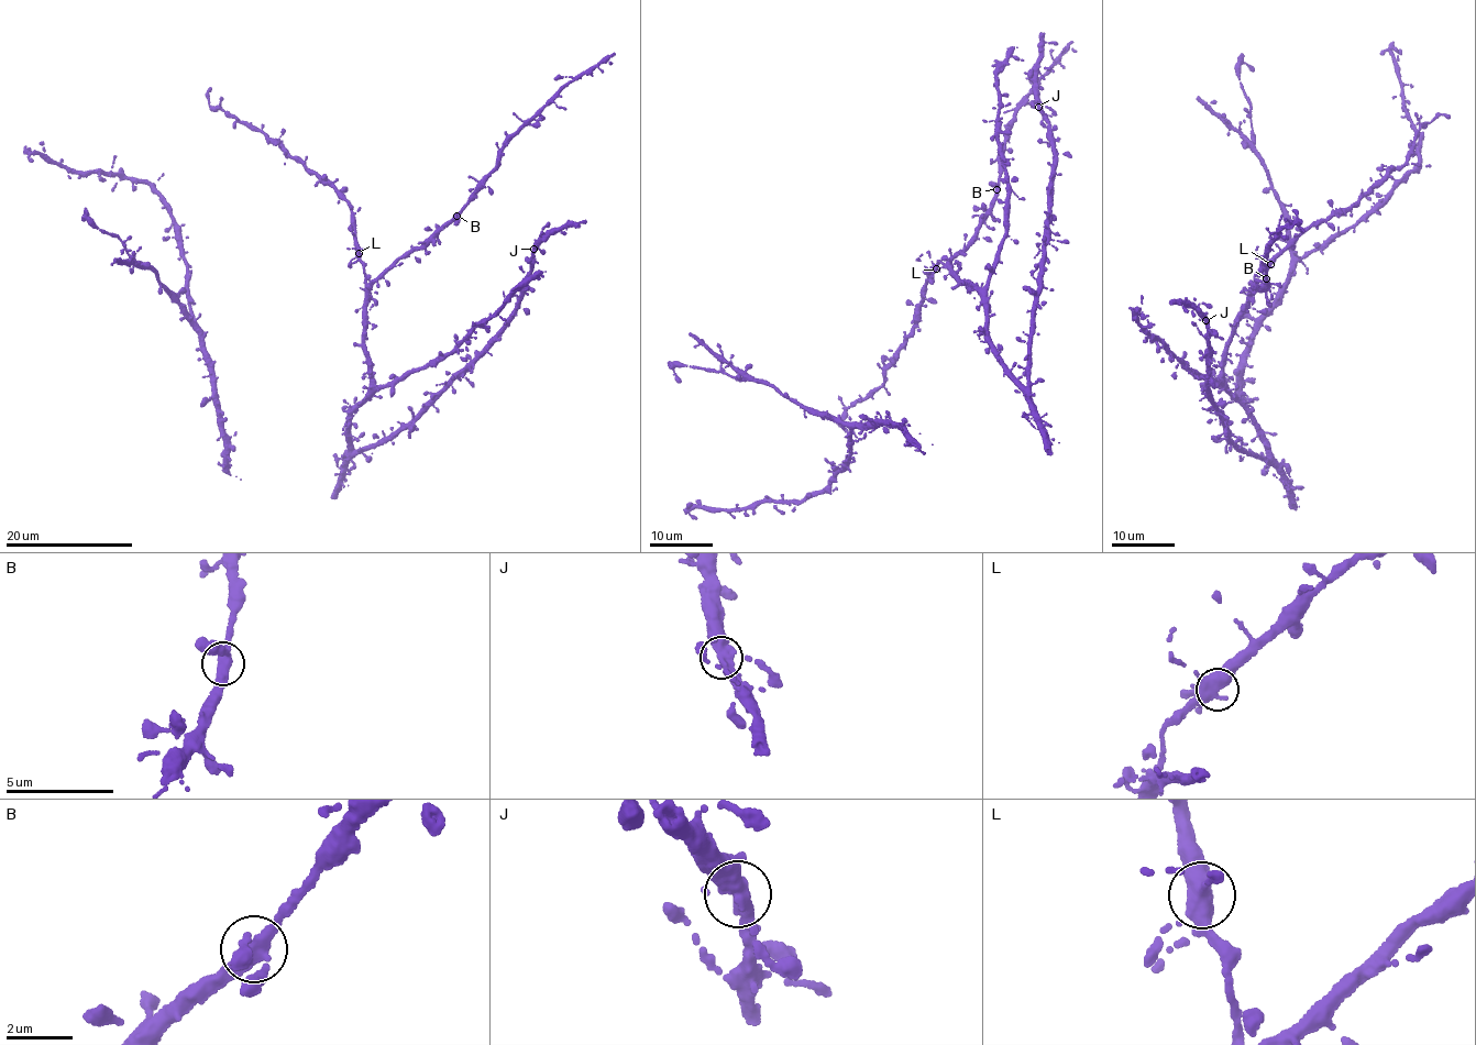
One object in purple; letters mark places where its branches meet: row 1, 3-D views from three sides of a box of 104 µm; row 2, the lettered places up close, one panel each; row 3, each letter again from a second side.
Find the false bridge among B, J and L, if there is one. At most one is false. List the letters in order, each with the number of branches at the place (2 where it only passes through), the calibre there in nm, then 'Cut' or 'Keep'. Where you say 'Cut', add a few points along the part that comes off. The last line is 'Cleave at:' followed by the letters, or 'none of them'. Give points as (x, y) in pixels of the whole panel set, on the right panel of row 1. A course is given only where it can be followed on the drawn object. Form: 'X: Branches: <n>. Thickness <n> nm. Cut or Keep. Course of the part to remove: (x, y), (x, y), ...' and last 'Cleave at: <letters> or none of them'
B: Branches: 4. Thickness 360 nm. Keep
J: Branches: 4. Thickness 400 nm. Keep
L: Branches: 4. Thickness 400 nm. Keep
Cleave at: none of them

